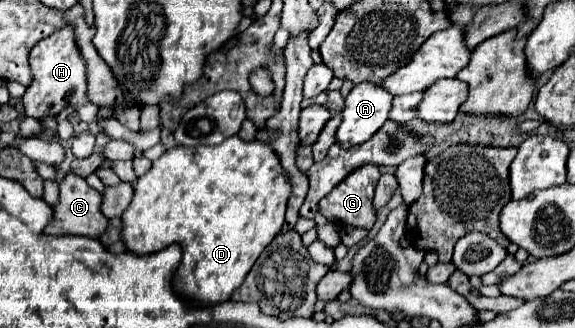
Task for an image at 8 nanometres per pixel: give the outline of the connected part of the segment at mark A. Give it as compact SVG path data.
M363 82L355 84L341 110L341 124L335 132L335 142L341 148L353 148L367 142L375 130L385 124L393 96L381 86Z

